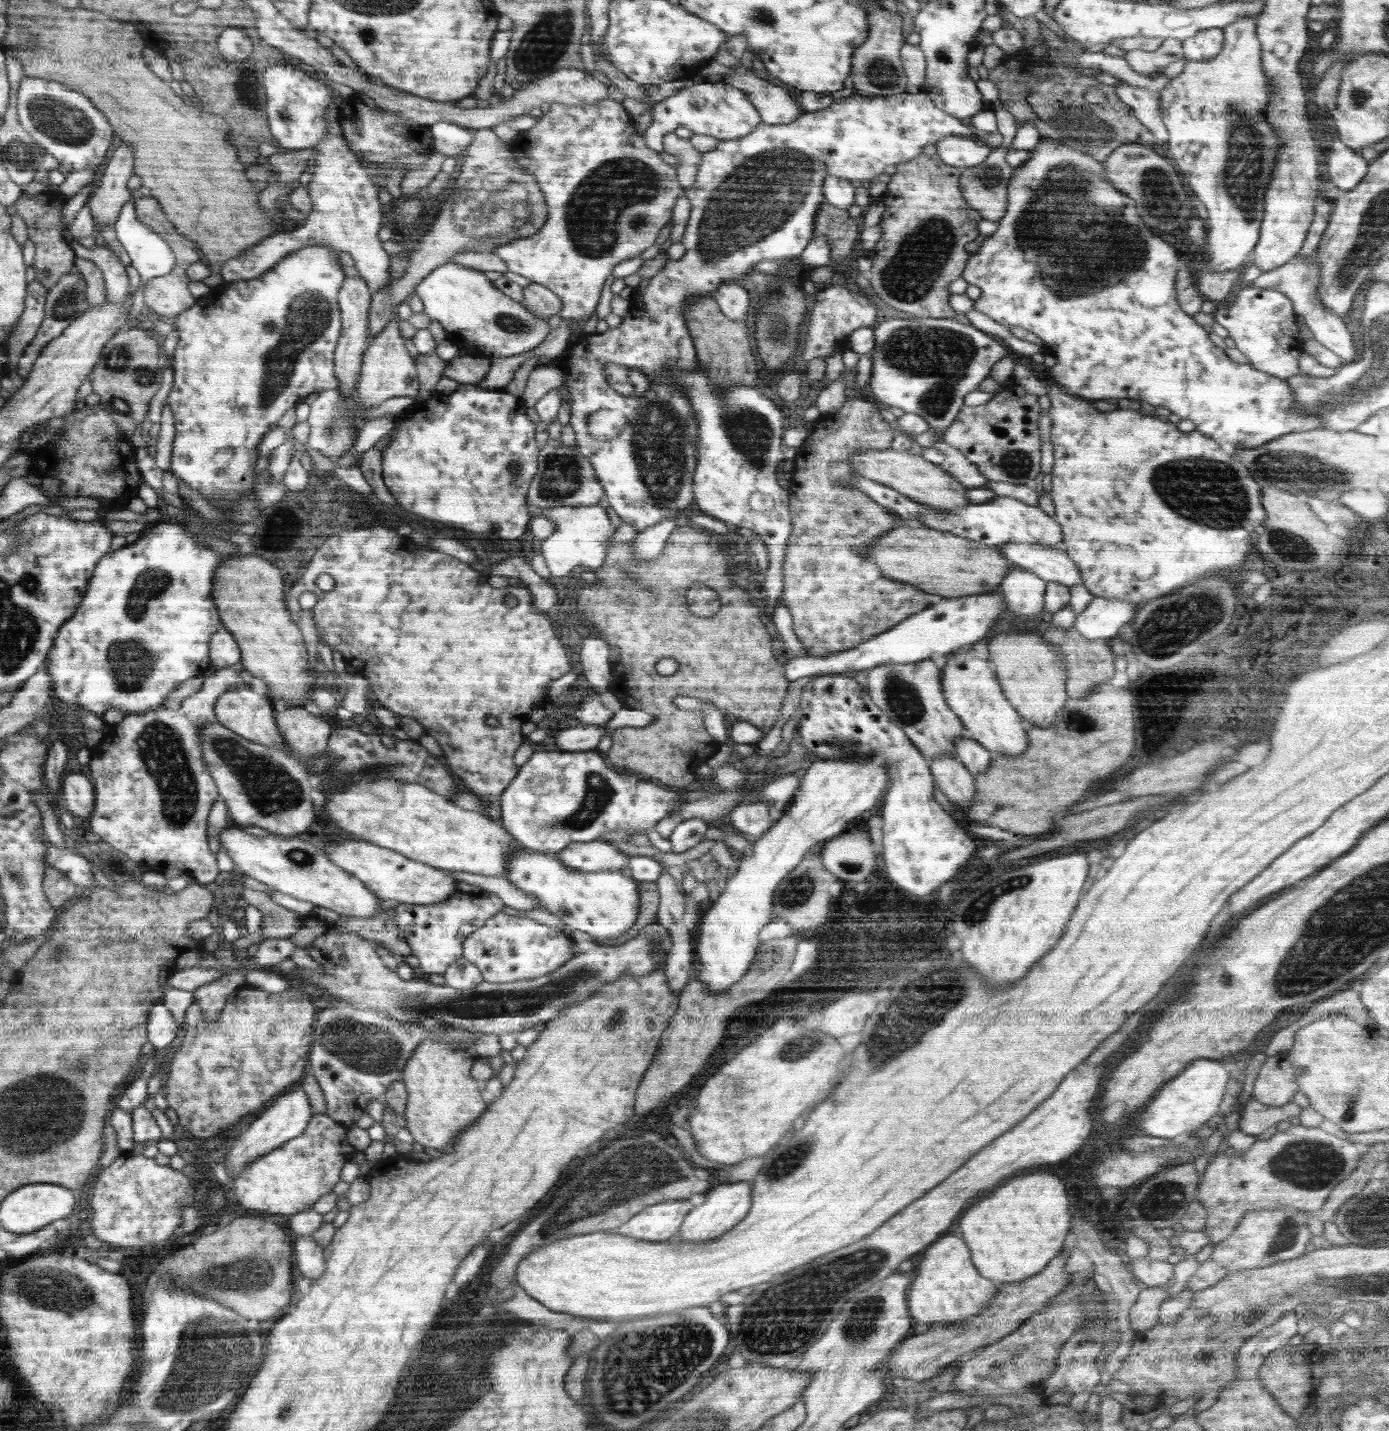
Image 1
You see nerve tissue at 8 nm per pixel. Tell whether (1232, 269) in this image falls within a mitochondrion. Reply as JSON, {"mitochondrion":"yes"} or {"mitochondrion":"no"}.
{"mitochondrion":"no"}

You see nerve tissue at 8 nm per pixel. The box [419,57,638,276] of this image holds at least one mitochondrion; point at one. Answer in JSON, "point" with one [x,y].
{"point":[489,205]}

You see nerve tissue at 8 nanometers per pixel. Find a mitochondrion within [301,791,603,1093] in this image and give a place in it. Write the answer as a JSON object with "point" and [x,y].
{"point":[371,1047]}

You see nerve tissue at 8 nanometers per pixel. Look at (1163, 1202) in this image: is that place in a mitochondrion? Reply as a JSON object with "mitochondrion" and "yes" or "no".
{"mitochondrion":"yes"}

